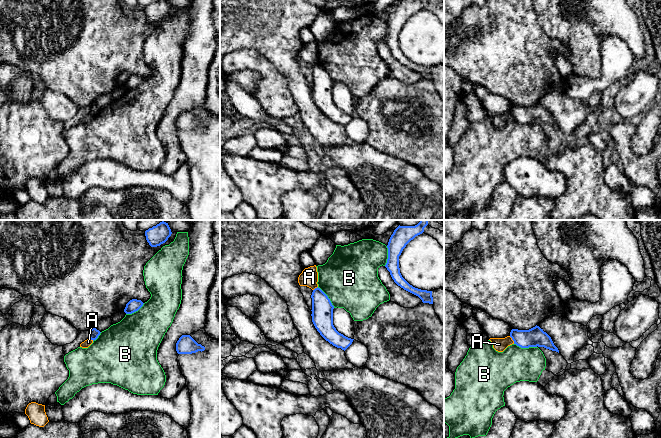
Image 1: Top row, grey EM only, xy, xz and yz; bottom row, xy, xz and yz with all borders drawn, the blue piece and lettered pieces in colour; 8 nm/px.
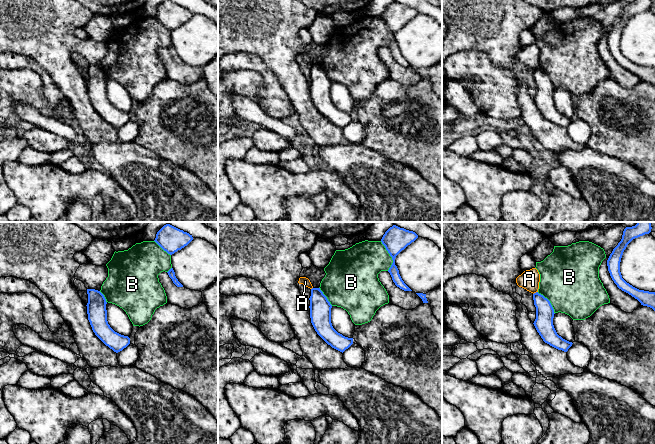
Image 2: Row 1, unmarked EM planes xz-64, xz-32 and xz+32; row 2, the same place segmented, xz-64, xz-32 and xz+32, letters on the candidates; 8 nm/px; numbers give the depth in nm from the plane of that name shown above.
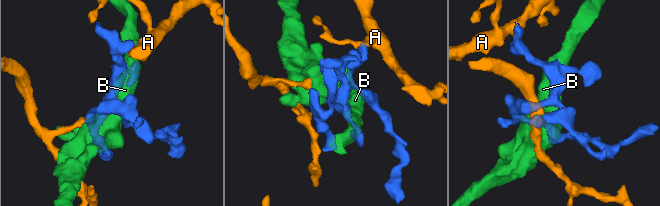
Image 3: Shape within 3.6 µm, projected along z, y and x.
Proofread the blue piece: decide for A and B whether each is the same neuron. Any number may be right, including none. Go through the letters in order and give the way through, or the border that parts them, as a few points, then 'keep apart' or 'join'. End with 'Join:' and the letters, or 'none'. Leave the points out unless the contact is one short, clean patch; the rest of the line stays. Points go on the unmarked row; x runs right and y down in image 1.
A: border yz (509, 112), (514, 119); keep apart
B: keep apart
Join: none

